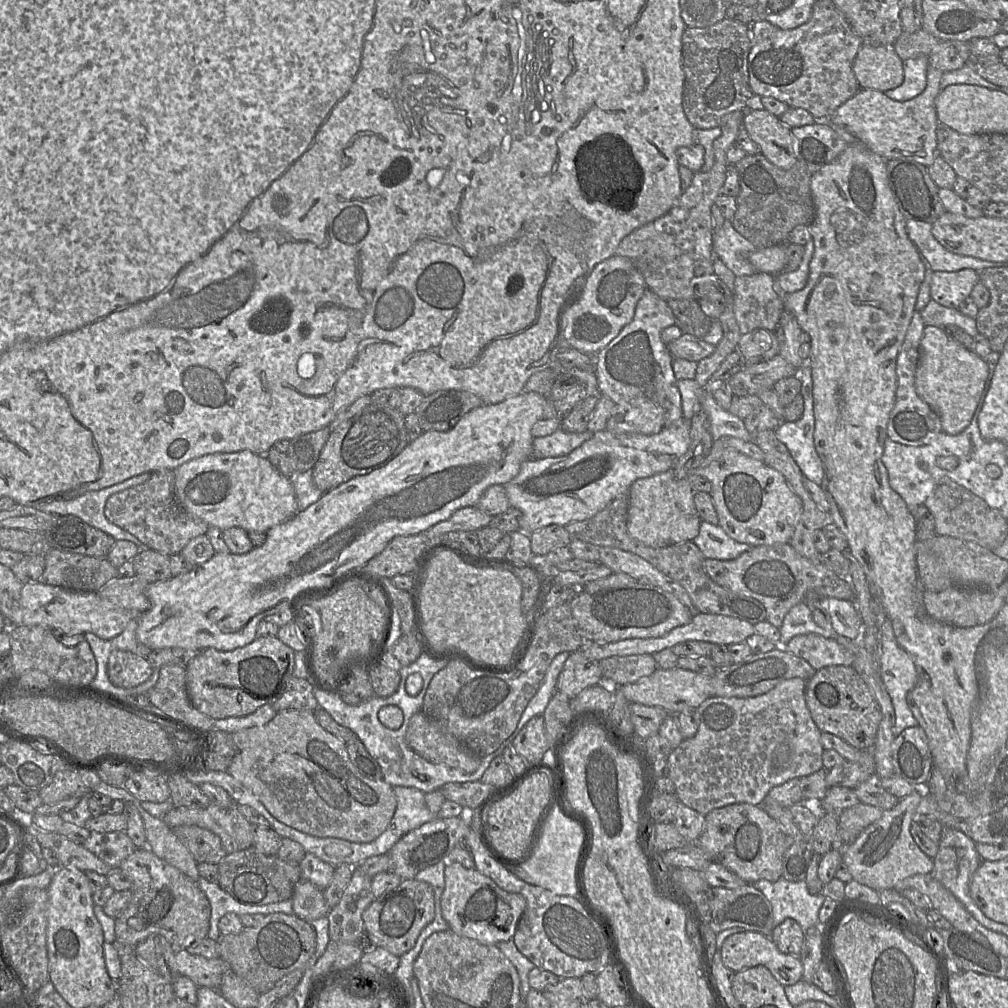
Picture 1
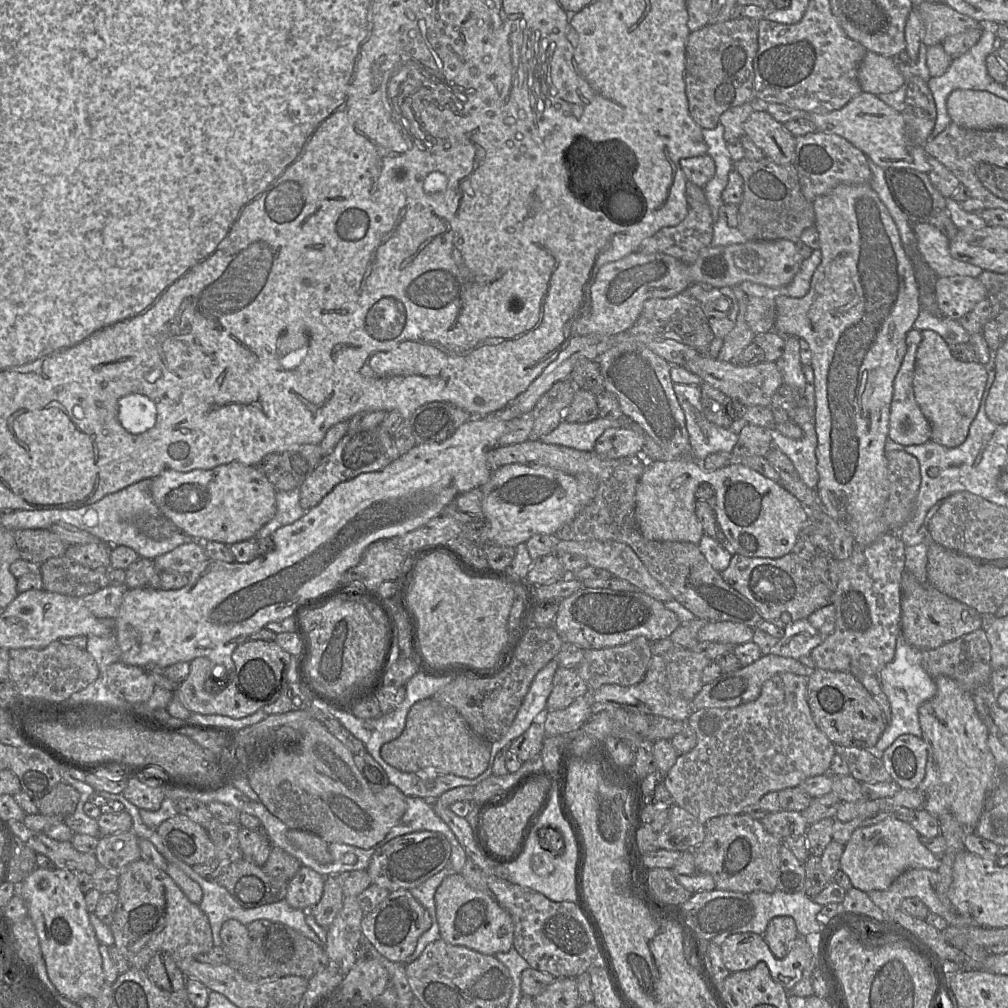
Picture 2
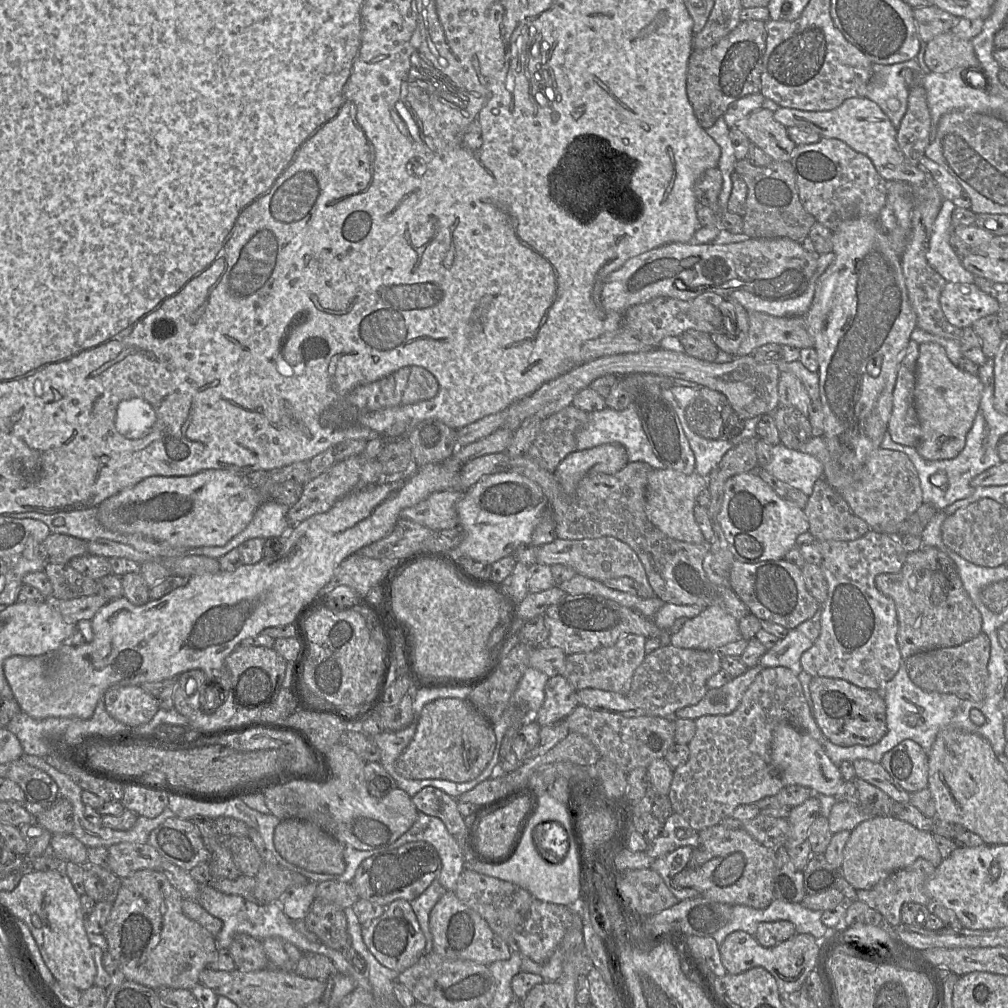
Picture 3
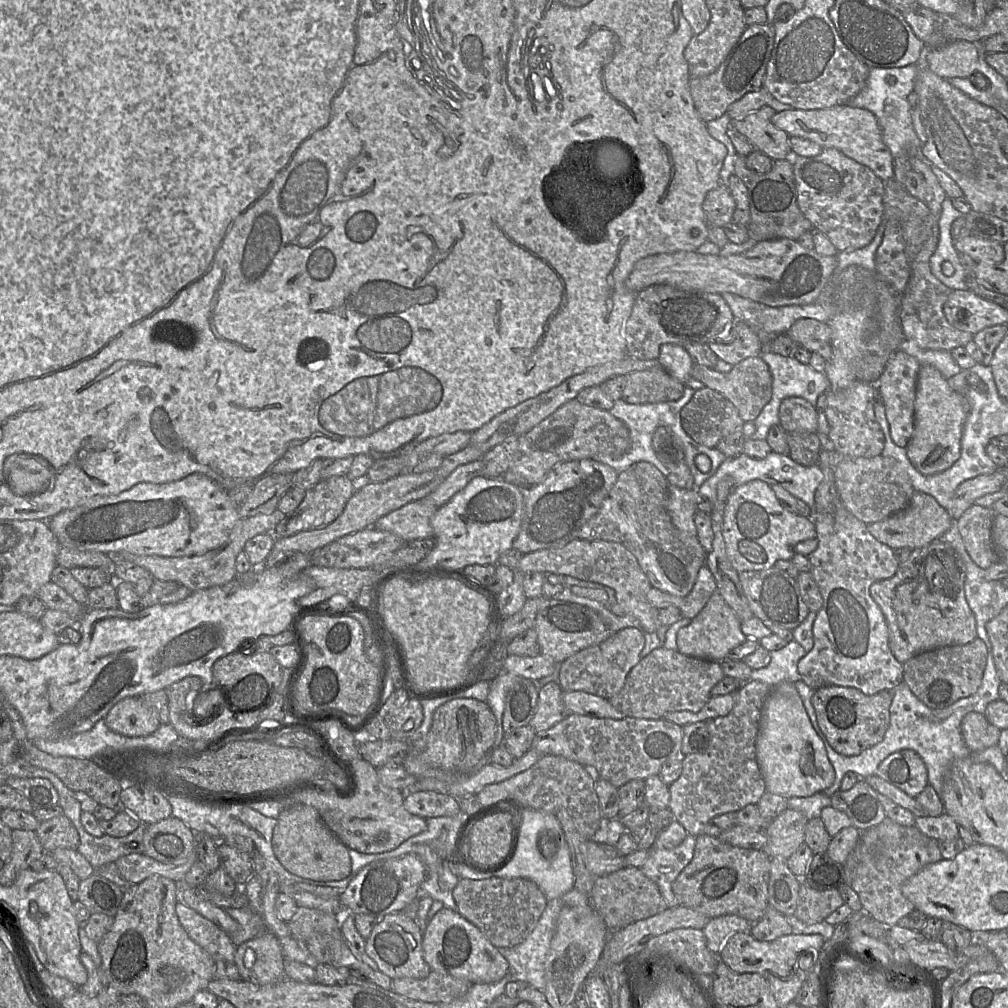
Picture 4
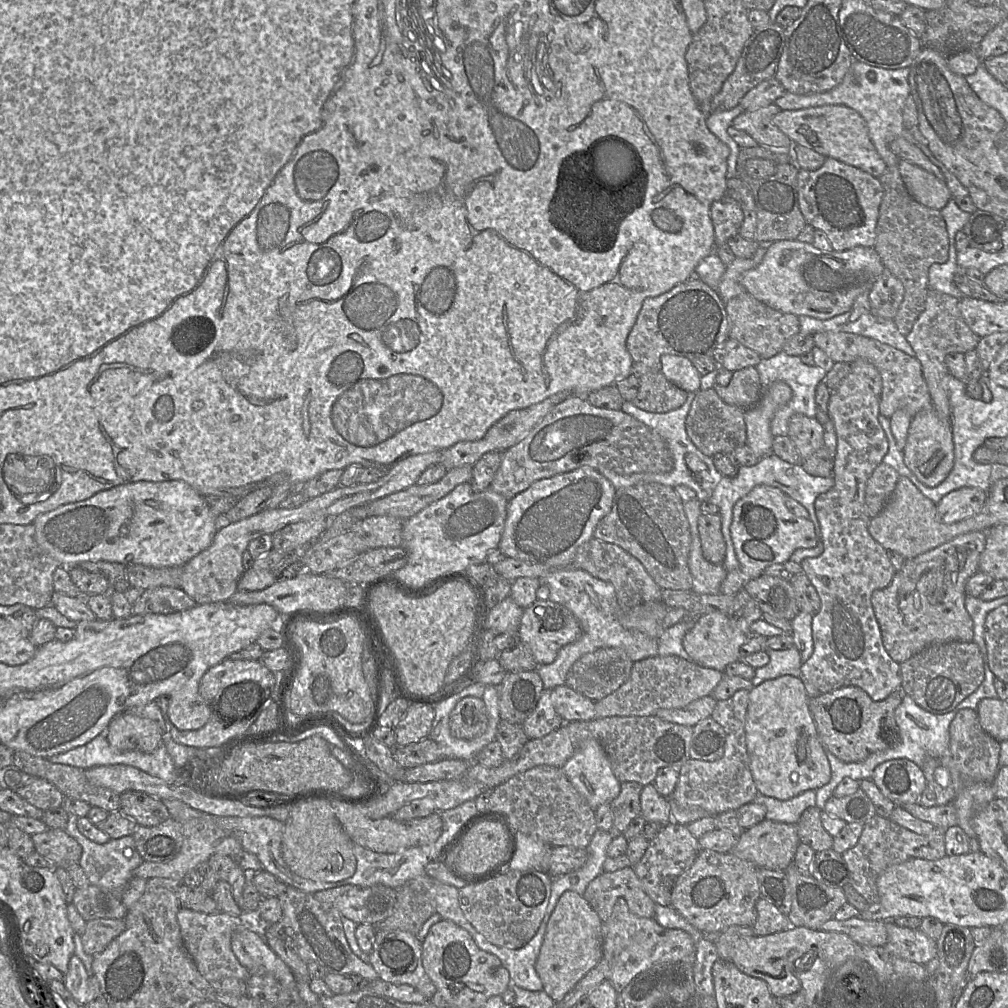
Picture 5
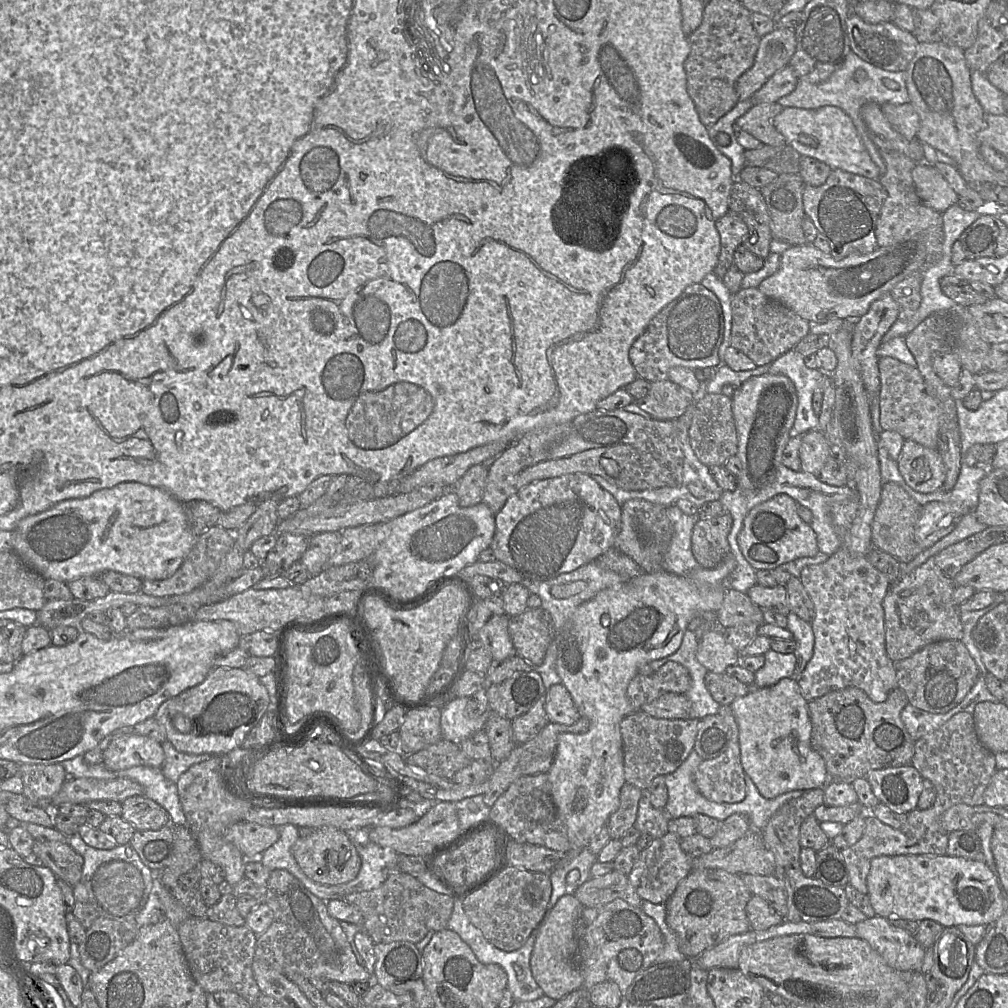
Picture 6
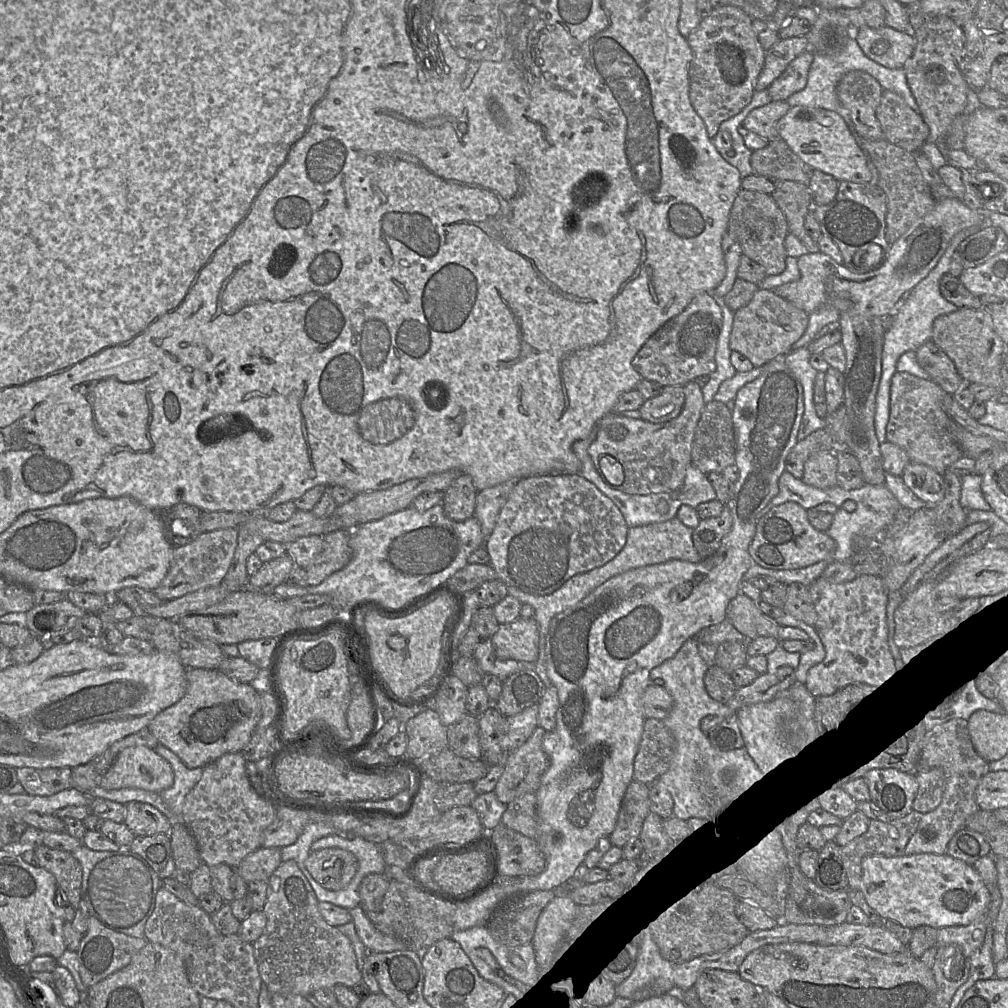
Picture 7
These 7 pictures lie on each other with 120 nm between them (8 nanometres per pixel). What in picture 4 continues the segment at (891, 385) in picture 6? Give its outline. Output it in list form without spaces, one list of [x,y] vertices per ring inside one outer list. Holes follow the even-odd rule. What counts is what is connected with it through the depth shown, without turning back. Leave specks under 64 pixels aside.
[[[801,318],[793,323],[786,335],[800,347],[817,353],[826,361],[832,356],[831,329],[828,324],[815,319]]]

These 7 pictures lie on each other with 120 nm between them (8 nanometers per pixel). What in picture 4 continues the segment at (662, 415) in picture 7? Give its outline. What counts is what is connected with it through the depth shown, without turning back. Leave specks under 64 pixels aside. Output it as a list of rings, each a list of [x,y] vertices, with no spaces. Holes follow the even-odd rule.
[[[654,367],[626,375],[621,400],[635,405],[672,402],[682,397],[684,389],[685,385],[662,367]]]

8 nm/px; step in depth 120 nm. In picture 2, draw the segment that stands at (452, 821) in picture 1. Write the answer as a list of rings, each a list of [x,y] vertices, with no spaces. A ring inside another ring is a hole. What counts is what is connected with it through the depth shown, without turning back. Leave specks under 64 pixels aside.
[[[419,831],[398,836],[387,842],[372,856],[367,873],[372,884],[393,892],[399,889],[412,889],[441,871],[448,865],[451,845],[439,832]]]

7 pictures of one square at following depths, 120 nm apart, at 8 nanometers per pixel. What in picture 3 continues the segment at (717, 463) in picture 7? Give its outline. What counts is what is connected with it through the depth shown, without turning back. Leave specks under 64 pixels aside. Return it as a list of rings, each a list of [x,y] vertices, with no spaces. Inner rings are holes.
[[[702,387],[684,410],[692,432],[706,439],[722,438],[733,410],[724,395]]]

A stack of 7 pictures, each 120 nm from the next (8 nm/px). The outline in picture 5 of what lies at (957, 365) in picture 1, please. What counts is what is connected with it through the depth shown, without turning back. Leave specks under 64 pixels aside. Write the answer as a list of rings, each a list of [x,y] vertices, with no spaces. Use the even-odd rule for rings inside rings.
[[[934,409],[923,410],[912,419],[904,451],[904,463],[928,487],[937,487],[950,474],[955,460],[952,426],[943,422]]]

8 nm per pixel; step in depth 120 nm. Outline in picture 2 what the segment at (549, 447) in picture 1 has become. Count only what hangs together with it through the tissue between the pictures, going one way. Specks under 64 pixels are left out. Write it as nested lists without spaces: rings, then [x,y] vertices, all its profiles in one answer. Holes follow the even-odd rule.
[[[597,417],[587,423],[570,423],[562,420],[554,430],[542,436],[540,441],[580,451],[594,451],[598,438],[605,430],[626,425],[631,425],[631,422],[625,417],[621,419],[603,419]]]

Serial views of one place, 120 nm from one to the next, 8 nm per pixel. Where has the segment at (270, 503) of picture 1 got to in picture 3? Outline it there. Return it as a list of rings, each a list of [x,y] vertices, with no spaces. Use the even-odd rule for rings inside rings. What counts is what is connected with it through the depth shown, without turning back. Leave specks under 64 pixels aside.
[[[209,469],[191,476],[152,476],[145,478],[136,485],[124,489],[118,494],[104,500],[96,508],[99,522],[110,531],[121,534],[141,535],[158,542],[166,542],[177,549],[191,549],[205,546],[221,547],[226,545],[232,538],[241,533],[248,526],[261,504],[258,491],[251,487],[245,474],[235,473],[229,470]]]

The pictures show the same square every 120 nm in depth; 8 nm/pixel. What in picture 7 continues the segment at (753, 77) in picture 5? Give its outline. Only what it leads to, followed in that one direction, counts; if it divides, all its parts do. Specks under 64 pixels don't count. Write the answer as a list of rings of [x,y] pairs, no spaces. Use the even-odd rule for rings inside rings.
[[[807,36],[779,39],[766,51],[763,69],[757,79],[755,91],[766,90],[799,54],[809,49]]]

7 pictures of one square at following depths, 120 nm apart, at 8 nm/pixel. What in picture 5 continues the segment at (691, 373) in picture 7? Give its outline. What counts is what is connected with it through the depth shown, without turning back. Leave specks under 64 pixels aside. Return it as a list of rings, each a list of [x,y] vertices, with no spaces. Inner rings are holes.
[[[697,277],[677,284],[668,292],[646,298],[631,329],[626,347],[632,358],[632,373],[638,377],[661,373],[664,354],[694,360],[713,356],[713,352],[729,339],[729,318],[725,302],[717,291]]]

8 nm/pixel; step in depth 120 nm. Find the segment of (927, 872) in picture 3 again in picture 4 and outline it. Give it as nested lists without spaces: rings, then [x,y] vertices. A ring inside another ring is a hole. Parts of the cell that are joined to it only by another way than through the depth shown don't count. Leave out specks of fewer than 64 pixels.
[[[885,817],[876,828],[878,840],[874,851],[853,871],[851,888],[858,894],[866,914],[881,923],[897,925],[901,918],[915,909],[913,903],[904,897],[902,885],[926,865],[943,858],[939,841],[923,834],[915,826],[903,826]]]

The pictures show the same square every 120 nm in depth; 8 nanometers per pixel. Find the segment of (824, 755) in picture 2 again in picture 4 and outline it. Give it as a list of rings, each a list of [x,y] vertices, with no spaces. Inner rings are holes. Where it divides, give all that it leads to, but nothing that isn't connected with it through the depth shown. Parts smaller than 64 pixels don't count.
[[[754,680],[743,683],[742,687],[736,690],[736,702],[730,713],[723,717],[706,720],[710,734],[707,749],[702,753],[683,756],[682,773],[669,786],[669,809],[675,820],[685,828],[688,834],[694,837],[703,834],[705,826],[714,817],[729,812],[737,812],[749,804],[757,805],[763,794],[767,792],[756,759],[756,739],[764,701],[774,686]]]

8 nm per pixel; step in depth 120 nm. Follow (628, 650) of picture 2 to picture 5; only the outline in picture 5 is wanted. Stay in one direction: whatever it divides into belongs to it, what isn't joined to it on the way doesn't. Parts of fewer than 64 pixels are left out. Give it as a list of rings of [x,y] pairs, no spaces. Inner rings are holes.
[[[598,648],[572,665],[565,685],[595,702],[600,701],[626,682],[633,665],[620,648]]]

